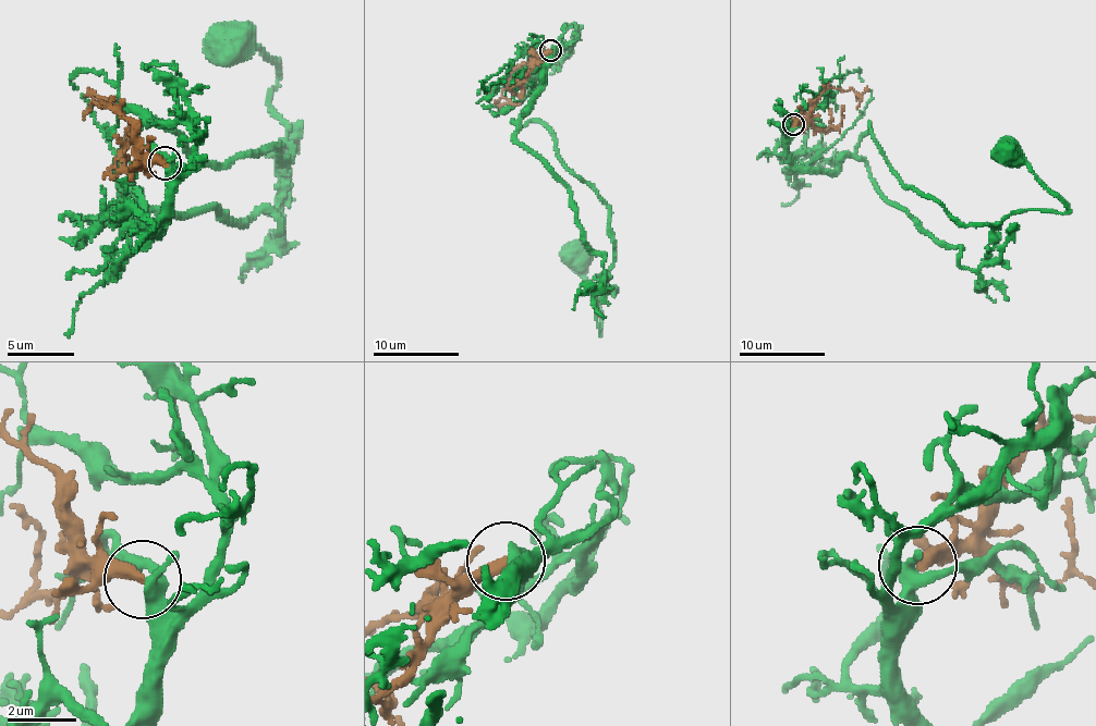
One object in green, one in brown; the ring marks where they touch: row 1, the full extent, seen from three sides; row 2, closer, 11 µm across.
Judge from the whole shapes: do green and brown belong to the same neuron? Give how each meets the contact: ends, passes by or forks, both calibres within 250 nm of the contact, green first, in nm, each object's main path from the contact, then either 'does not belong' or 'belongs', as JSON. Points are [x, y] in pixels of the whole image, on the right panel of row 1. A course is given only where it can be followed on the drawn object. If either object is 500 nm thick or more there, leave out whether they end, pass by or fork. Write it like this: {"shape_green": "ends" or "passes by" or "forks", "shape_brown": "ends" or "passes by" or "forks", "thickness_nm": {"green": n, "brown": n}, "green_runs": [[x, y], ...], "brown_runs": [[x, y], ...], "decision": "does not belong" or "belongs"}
{"shape_green": "passes by", "shape_brown": "ends", "thickness_nm": {"green": 380, "brown": 360}, "green_runs": [[792, 124], [788, 157], [835, 170], [871, 124], [903, 185], [961, 222], [1067, 210], [1011, 142], [1005, 148]], "brown_runs": [[792, 123], [831, 87], [854, 89], [860, 100], [856, 109]], "decision": "belongs"}

